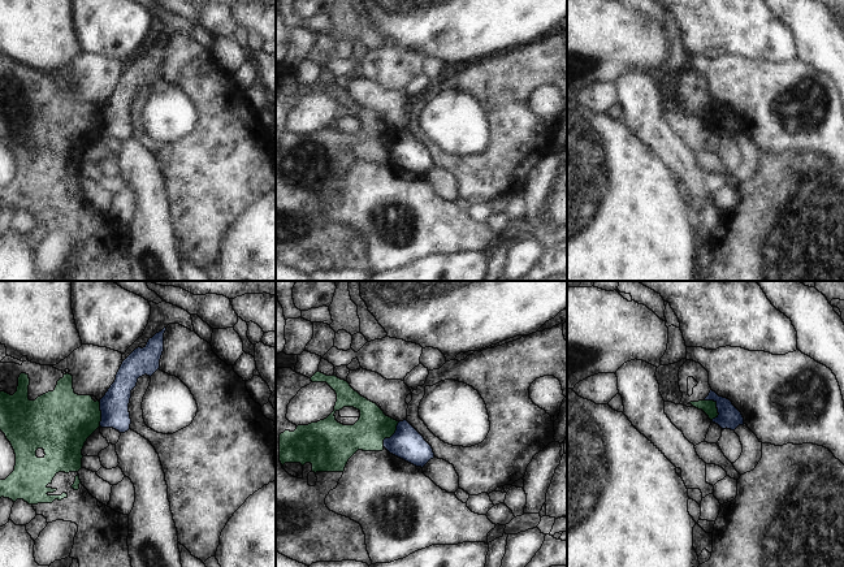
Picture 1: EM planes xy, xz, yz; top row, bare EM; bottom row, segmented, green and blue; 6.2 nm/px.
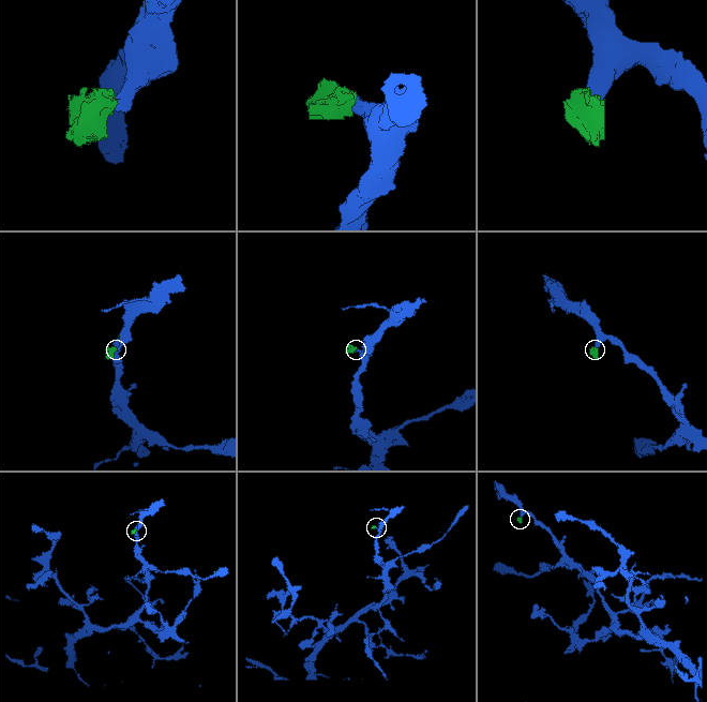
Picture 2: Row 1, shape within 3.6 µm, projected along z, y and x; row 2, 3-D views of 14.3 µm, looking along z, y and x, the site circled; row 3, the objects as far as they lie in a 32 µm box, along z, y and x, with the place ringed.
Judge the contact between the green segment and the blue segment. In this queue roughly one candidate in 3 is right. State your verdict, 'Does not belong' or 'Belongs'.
Does not belong.

